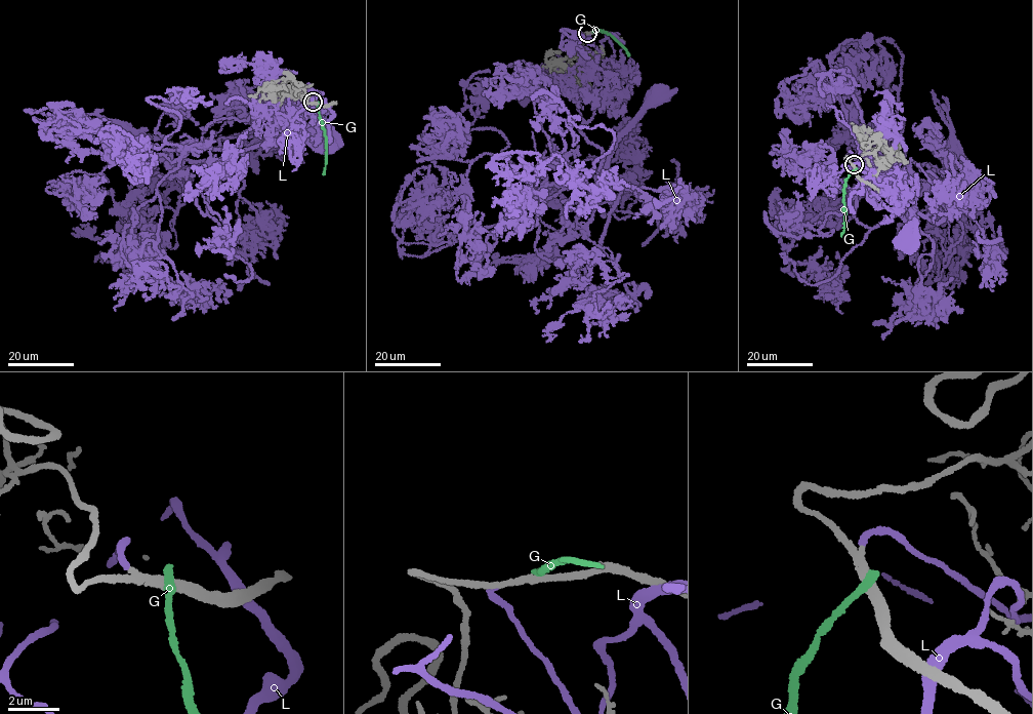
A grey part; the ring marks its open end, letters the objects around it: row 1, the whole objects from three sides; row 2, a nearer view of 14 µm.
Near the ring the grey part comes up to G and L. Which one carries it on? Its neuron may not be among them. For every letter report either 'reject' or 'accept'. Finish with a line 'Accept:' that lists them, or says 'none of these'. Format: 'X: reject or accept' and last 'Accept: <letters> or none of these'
G: reject
L: accept
Accept: L

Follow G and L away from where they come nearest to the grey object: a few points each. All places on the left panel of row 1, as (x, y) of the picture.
G: (318, 104), (326, 136), (323, 174)
L: (313, 103), (249, 128), (241, 134), (243, 163), (228, 176), (217, 175), (230, 157), (264, 143), (326, 140)

